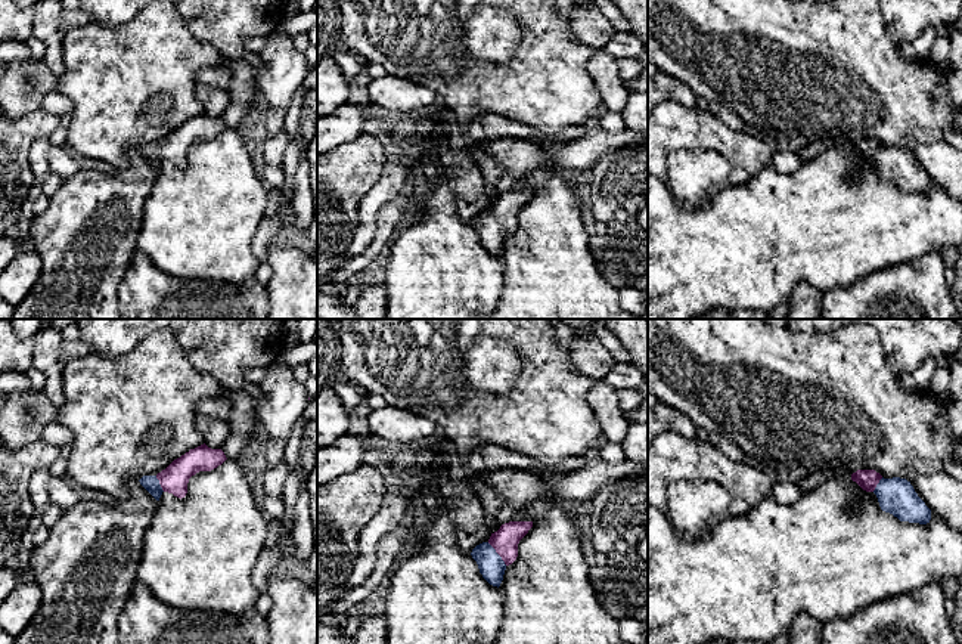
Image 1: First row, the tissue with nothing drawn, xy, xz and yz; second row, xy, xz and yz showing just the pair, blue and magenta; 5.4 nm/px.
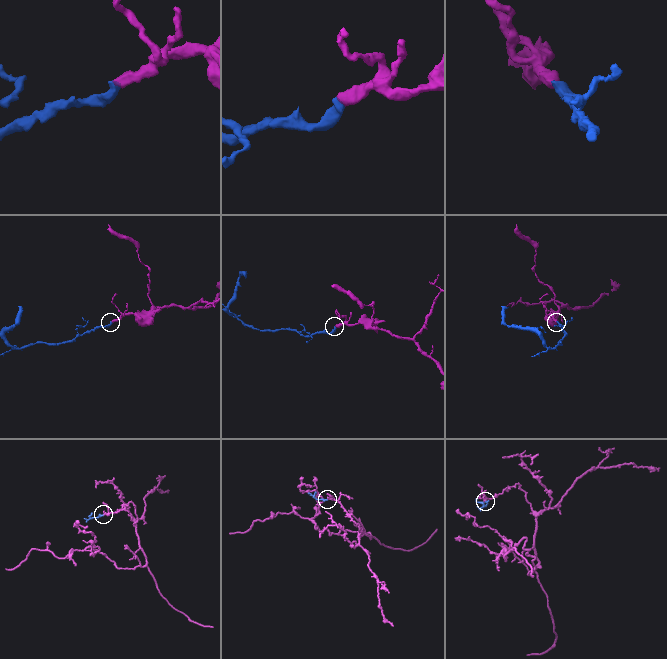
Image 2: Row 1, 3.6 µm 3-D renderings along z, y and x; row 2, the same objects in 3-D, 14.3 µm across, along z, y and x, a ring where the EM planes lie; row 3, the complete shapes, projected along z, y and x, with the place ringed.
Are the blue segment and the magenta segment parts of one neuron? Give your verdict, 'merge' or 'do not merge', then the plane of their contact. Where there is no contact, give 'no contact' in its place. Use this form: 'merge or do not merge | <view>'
merge | xz

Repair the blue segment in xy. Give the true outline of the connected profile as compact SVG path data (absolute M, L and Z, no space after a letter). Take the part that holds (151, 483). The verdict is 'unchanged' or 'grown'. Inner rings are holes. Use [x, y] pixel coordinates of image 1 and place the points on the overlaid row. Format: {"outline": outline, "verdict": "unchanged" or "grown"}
{"outline": "M204 443L174 459L156 476L143 476L139 482L156 501L164 492L181 499L187 493L187 483L192 476L199 471L211 471L226 459L221 449L211 449Z", "verdict": "grown"}

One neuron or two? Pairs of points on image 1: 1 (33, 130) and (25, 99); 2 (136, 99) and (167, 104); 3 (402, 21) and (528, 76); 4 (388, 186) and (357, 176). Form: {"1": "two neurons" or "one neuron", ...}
{"1": "two neurons", "2": "one neuron", "3": "one neuron", "4": "two neurons"}

